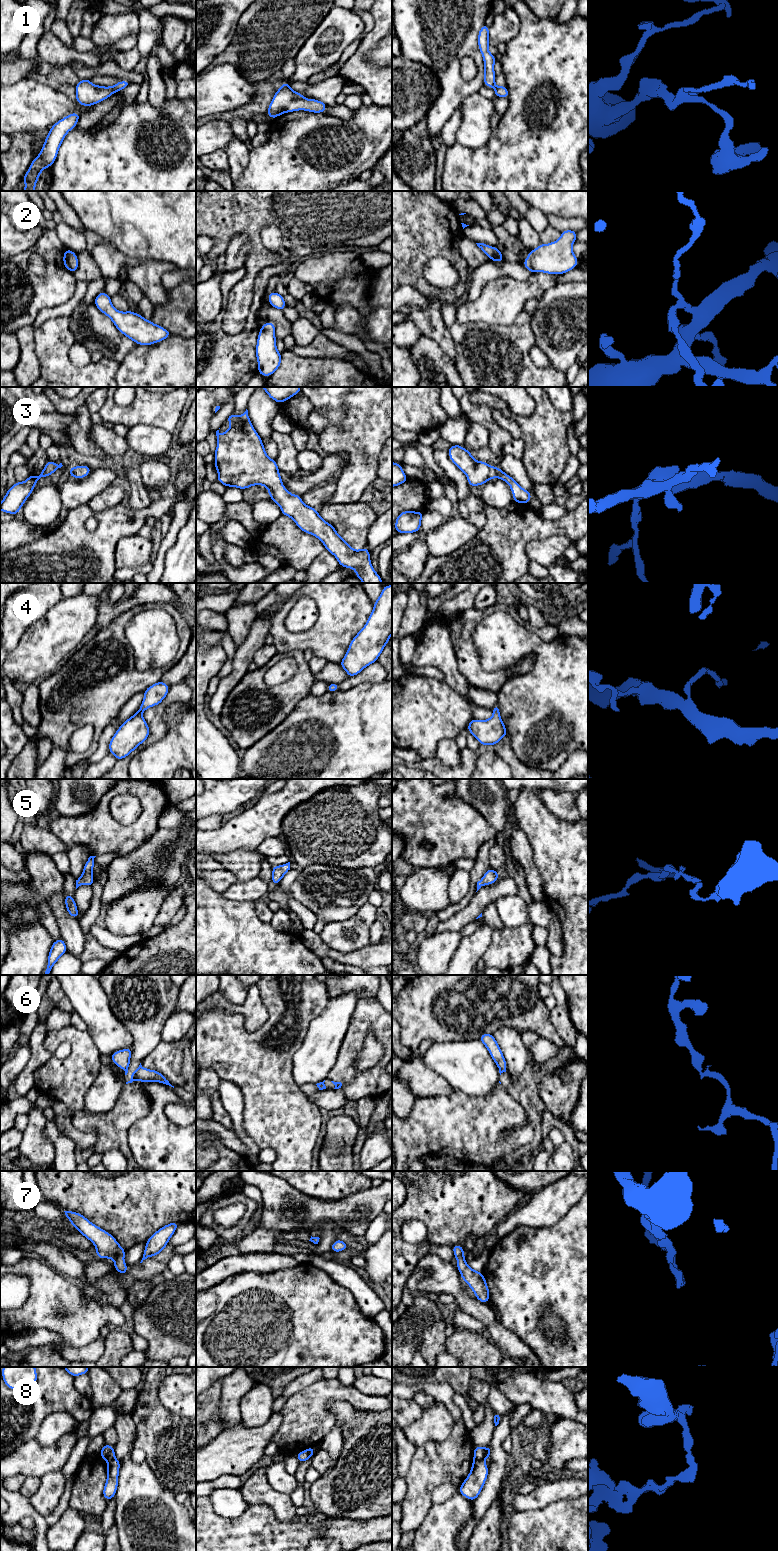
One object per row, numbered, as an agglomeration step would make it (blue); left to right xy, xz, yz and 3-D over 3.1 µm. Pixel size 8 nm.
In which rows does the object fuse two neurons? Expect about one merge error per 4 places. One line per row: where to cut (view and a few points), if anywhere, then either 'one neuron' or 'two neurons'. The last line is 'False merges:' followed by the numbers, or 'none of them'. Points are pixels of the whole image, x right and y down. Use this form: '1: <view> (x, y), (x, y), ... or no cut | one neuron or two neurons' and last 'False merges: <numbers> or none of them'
1: no cut | one neuron
2: no cut | one neuron
3: no cut | one neuron
4: no cut | one neuron
5: no cut | one neuron
6: no cut | one neuron
7: no cut | one neuron
8: yz (474, 1458), (483, 1461) | two neurons
False merges: 8

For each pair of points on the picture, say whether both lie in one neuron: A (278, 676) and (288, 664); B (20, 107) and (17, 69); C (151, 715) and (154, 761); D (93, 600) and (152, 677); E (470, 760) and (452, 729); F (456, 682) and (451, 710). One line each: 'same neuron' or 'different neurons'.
A: same neuron
B: different neurons
C: different neurons
D: different neurons
E: different neurons
F: different neurons

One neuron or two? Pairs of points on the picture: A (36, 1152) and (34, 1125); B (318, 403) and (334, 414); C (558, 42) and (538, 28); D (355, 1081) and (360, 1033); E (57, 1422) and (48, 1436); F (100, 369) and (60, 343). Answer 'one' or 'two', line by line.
A: one
B: one
C: one
D: one
E: one
F: one

